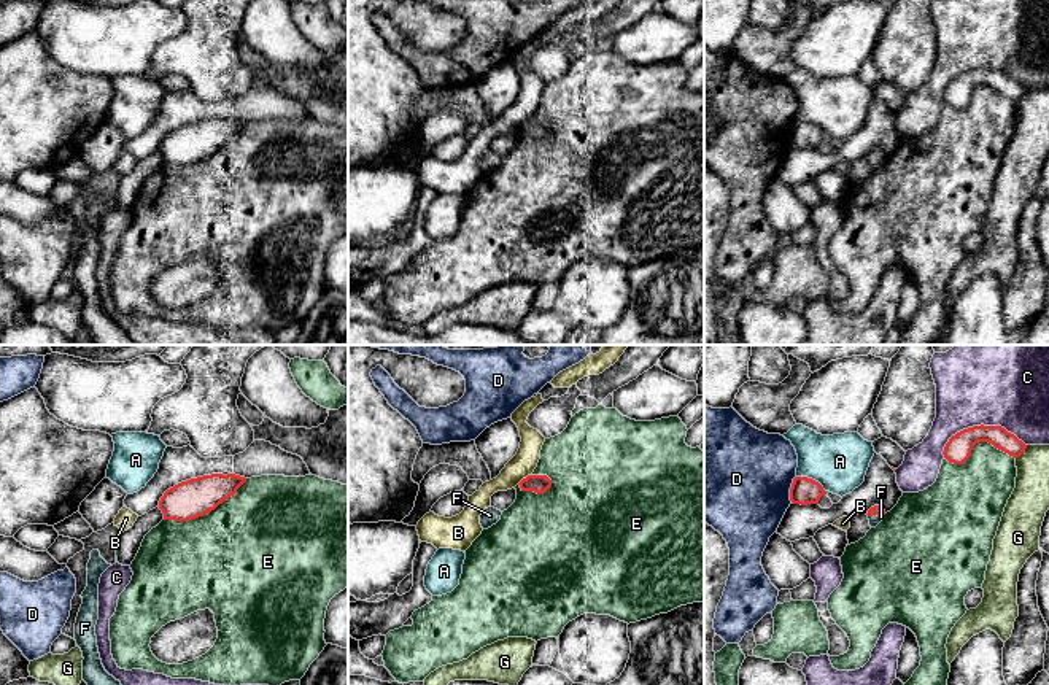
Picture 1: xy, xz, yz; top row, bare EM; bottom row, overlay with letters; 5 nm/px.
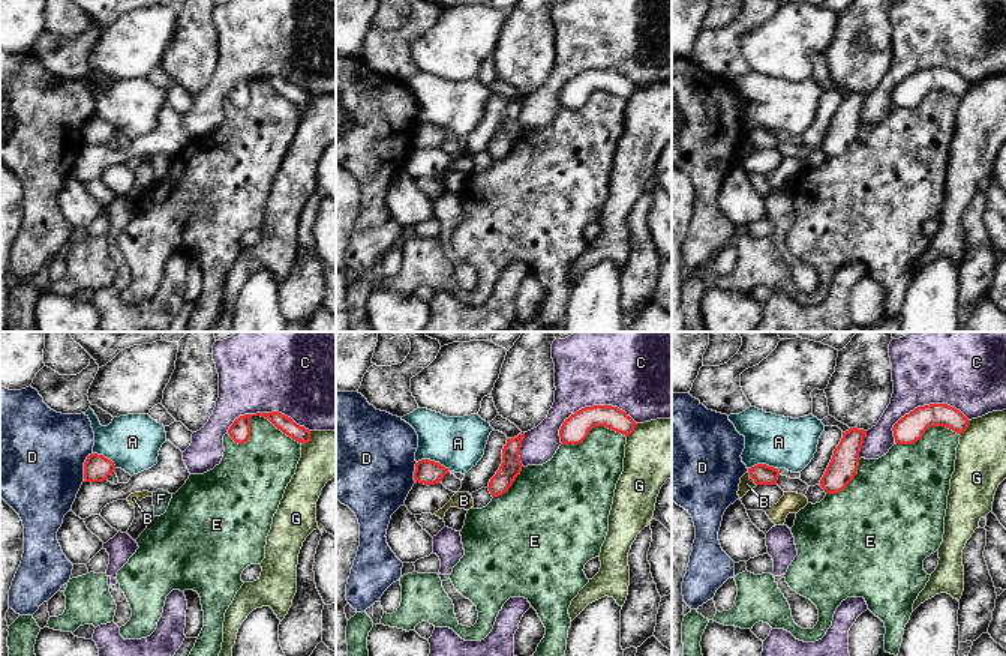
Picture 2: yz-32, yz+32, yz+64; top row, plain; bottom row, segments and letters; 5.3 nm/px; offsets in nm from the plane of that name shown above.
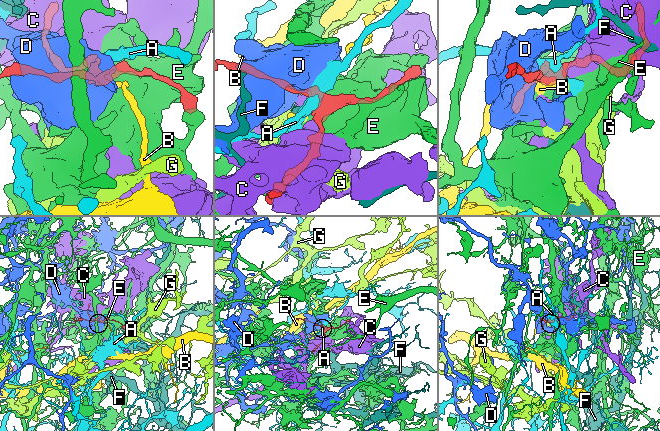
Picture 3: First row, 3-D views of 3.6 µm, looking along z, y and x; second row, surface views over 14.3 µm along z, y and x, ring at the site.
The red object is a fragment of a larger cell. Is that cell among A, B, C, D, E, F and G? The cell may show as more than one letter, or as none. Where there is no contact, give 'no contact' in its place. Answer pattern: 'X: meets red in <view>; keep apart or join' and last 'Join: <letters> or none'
A: meets red in yz; keep apart
B: meets red in xz; keep apart
C: meets red in yz; keep apart
D: meets red in yz; keep apart
E: meets red in xy; keep apart
F: meets red in yz; join
G: meets red in yz; keep apart
Join: F

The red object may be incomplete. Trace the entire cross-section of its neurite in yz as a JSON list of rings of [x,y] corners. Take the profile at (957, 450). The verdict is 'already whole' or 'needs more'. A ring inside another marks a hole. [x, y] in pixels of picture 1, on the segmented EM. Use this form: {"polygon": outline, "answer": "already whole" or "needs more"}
{"polygon": [[[973,426],[952,435],[944,447],[944,458],[954,464],[963,464],[977,442],[989,442],[995,448],[1019,458],[1027,445],[1001,426]]], "answer": "already whole"}

